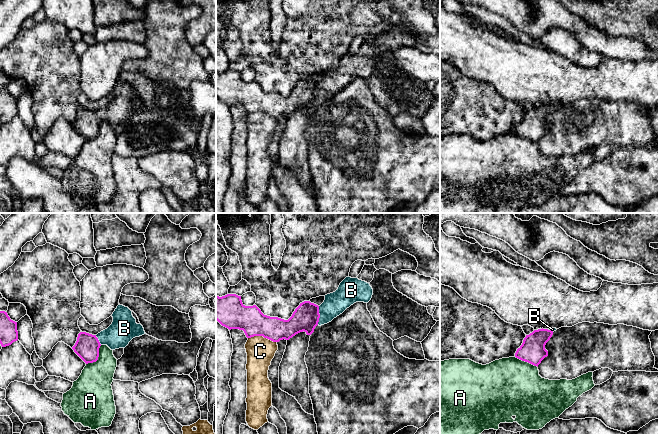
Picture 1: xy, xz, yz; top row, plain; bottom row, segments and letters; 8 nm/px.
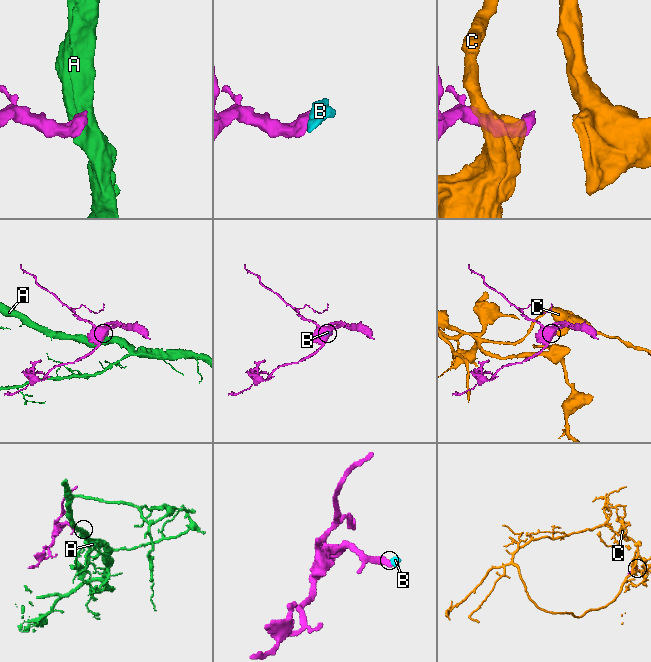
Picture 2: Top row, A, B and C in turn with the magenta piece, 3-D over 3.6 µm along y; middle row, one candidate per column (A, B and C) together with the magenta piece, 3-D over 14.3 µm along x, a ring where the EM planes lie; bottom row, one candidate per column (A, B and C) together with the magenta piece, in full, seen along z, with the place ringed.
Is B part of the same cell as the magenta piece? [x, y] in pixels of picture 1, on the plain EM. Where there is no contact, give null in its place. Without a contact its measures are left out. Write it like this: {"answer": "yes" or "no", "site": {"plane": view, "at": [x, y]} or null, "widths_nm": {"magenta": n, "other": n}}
{"answer": "yes", "site": {"plane": "xz", "at": [319, 91]}, "widths_nm": {"magenta": 220, "other": 180}}

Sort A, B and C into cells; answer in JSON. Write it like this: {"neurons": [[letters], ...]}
{"neurons": [["A"], ["B"], ["C"]]}

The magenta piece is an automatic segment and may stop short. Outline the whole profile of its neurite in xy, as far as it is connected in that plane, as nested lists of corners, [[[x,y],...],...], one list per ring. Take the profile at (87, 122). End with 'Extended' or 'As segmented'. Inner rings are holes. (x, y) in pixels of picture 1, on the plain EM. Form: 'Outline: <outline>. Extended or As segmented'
Outline: [[[119,80],[112,93],[112,100],[97,111],[86,108],[78,110],[72,125],[86,140],[98,136],[101,121],[107,121],[111,126],[125,124],[133,114],[146,110],[128,83]]]. Extended

